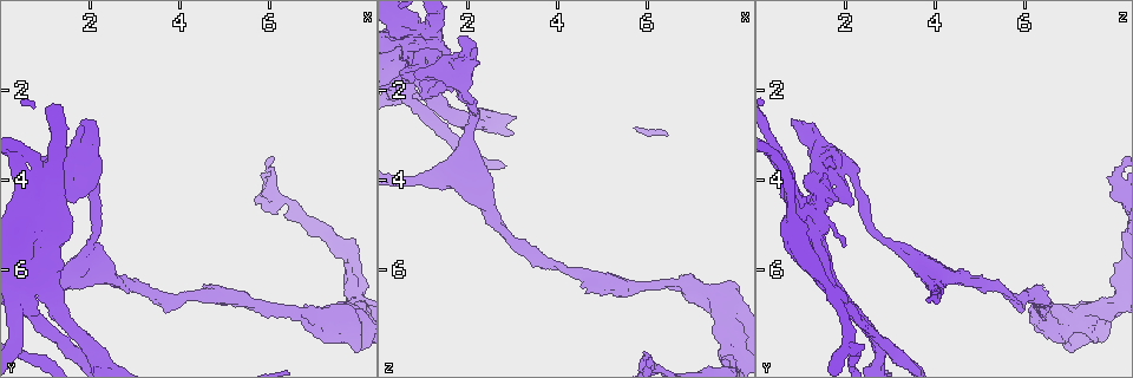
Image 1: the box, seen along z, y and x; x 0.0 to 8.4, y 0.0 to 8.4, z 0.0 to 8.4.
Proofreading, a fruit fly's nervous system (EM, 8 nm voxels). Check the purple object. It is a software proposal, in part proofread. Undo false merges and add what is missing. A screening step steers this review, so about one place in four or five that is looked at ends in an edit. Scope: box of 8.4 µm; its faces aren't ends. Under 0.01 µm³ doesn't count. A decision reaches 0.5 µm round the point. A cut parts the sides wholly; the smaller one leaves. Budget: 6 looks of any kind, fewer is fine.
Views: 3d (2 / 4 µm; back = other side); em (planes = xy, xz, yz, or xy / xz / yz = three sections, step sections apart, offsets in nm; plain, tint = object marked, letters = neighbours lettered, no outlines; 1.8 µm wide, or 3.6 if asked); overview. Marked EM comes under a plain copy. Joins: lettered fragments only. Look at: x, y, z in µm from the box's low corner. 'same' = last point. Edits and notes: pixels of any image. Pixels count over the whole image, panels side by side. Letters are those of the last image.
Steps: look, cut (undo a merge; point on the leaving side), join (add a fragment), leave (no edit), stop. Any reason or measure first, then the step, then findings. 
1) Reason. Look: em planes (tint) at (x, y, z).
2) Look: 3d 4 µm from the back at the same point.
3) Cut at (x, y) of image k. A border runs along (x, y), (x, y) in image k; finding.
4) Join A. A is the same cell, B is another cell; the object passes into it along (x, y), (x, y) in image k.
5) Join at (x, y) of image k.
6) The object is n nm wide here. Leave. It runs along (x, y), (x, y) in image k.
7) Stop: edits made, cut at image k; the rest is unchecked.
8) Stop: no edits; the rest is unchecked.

Calibre changes. Look: 3d 2 µm at (2.80, 6.35, 5.15).

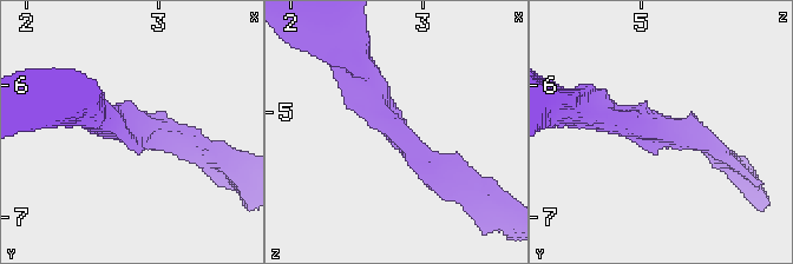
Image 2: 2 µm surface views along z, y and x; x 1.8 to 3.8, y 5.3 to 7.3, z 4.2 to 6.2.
Look: em 3.6 µm xy step 4 (letters) at (2.80, 6.30, 5.14).

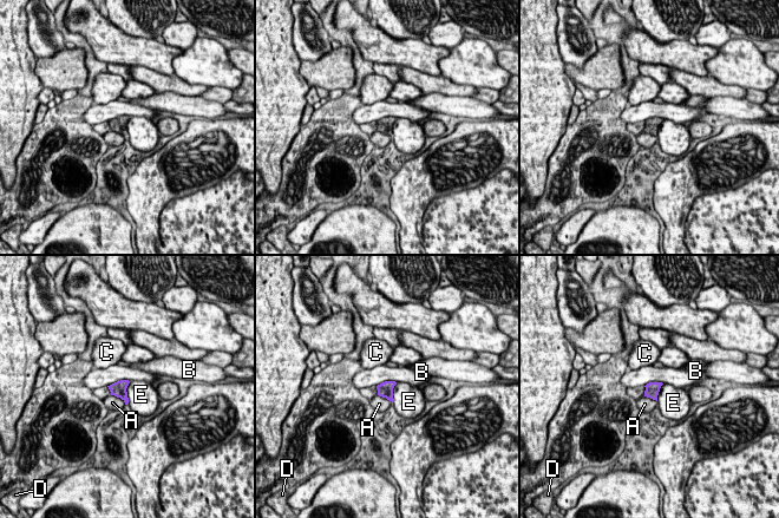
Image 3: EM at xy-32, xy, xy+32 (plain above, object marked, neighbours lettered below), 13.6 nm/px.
Look: em 3.6 µm planes (letters) at the same point.

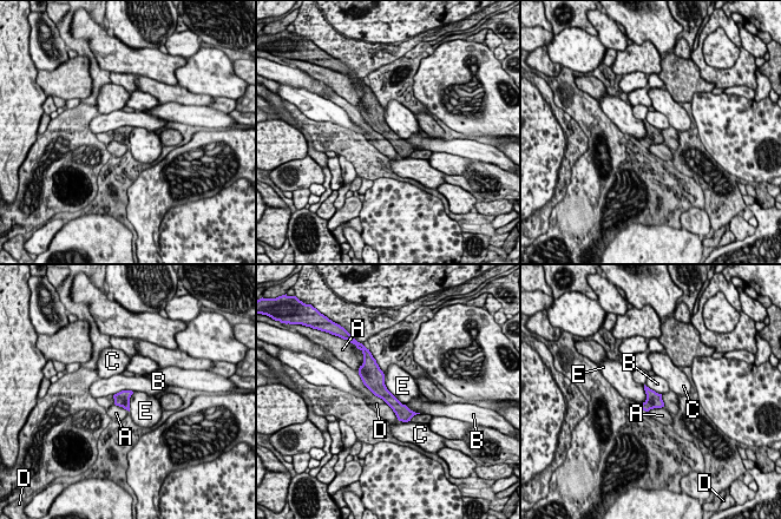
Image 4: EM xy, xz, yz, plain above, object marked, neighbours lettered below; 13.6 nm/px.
Leave. A, B, C, D and E are other cells; a border runs along (384, 374), (385, 386), (405, 405) in image 4; continuous, no second neuron.

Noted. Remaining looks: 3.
Look: 3d 2 µm at (2.05, 5.50, 3.05).

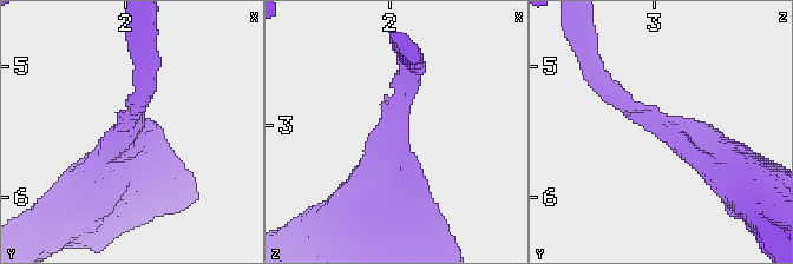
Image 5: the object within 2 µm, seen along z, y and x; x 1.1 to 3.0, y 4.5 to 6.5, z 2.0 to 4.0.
Look: em planes (letters) at (2.00, 5.50, 3.10).

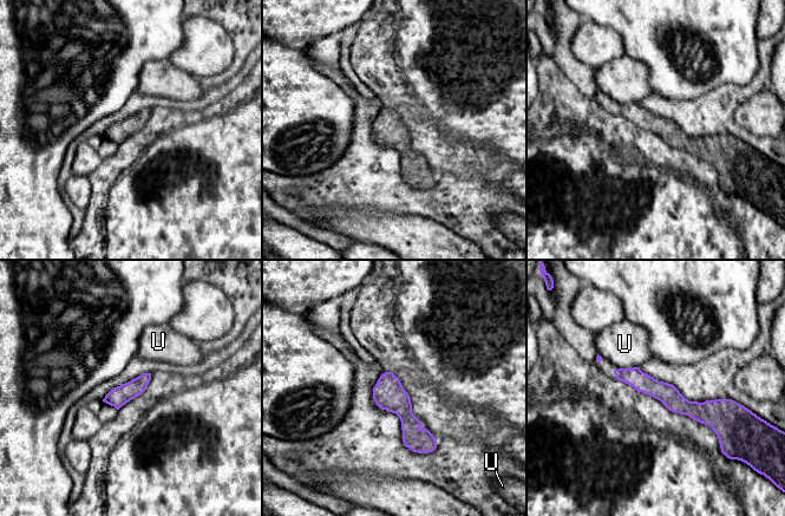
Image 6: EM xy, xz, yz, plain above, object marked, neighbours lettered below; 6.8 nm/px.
The longest contact is with U, 140 nm. Leave. U is another cell; continuous, no second neuron.

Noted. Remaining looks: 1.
Stop: no edits; the rest is unchecked.

